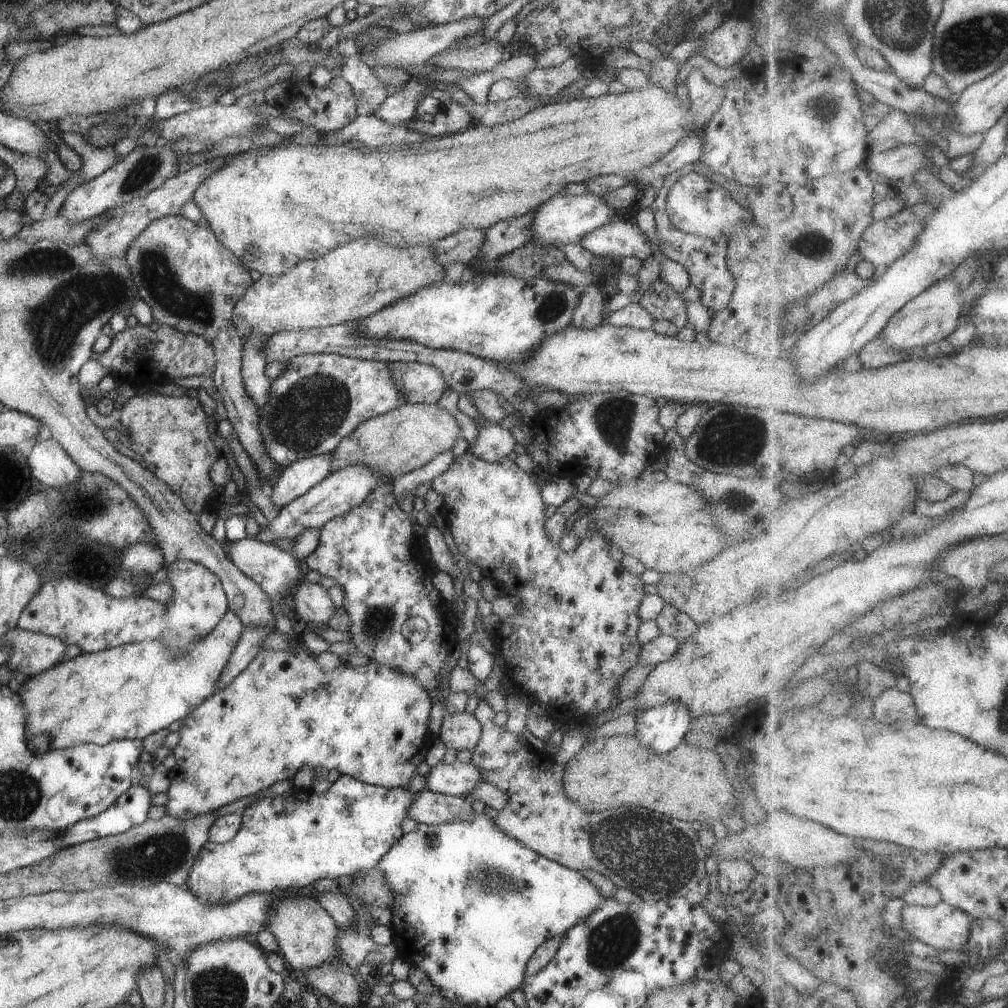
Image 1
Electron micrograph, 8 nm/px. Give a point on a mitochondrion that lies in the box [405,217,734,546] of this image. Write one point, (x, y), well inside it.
(613, 417)

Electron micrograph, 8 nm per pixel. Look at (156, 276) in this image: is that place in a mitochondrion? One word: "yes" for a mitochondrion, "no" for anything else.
yes

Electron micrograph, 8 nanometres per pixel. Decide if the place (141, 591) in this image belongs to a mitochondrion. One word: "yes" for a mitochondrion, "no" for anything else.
no

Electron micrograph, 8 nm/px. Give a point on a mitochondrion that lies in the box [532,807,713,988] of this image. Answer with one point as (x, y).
(610, 943)

